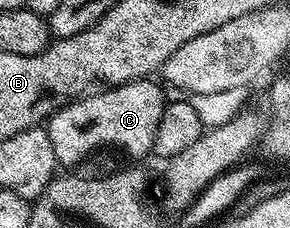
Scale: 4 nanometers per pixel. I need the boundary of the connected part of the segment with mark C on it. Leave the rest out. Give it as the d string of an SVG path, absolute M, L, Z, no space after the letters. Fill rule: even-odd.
M154 79L130 80L127 84L116 84L92 91L86 96L80 96L62 108L55 109L45 121L49 134L49 142L53 142L53 154L60 165L79 164L90 152L98 148L120 148L131 156L148 155L153 146L153 138L157 132L157 122L161 120L161 110L165 103L165 95L154 84Z

